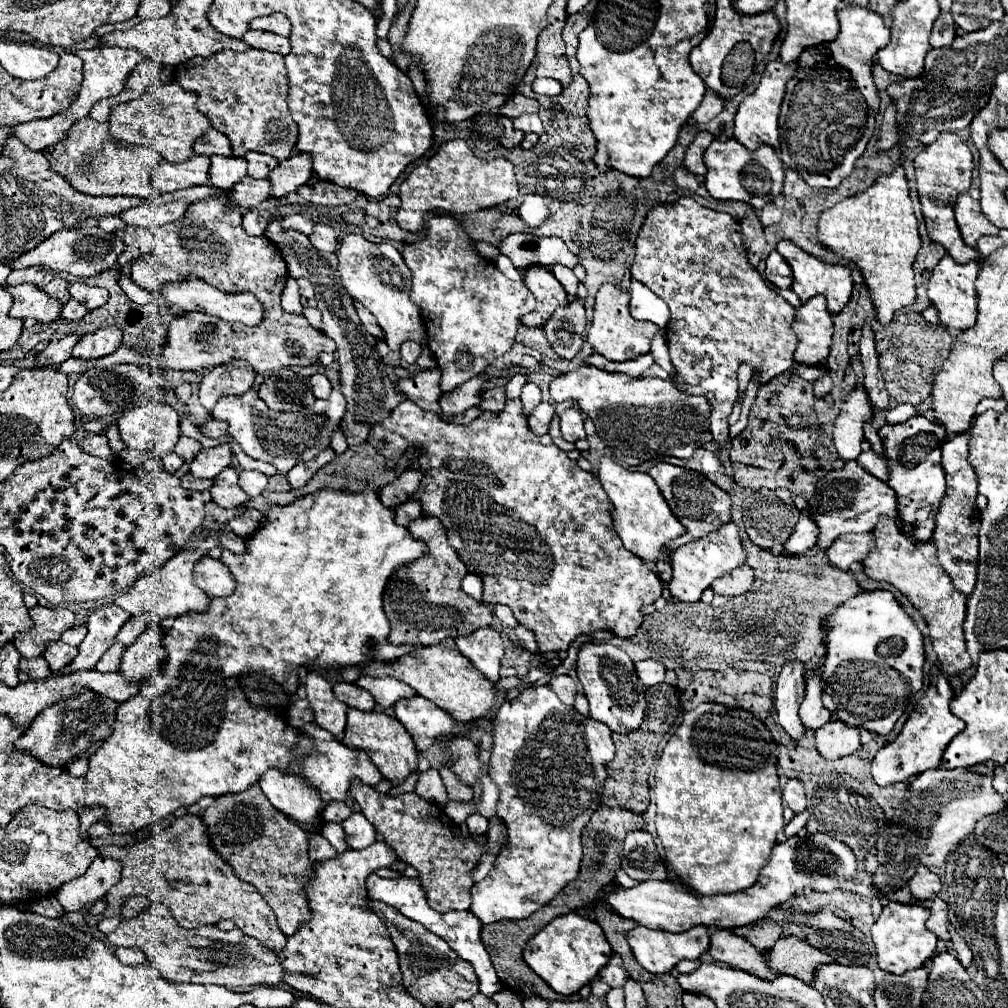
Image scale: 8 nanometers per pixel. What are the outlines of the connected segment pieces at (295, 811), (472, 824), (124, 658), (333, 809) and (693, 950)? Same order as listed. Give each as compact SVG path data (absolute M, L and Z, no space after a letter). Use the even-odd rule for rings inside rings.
M273 768L261 776L259 786L279 812L297 820L303 828L313 828L313 820L323 810L323 802L315 788L297 776Z
M471 814L469 818L467 818L467 826L469 826L469 832L473 834L473 836L483 836L483 834L487 834L487 818L483 818L483 816L479 816L479 814Z
M149 626L137 638L137 642L127 646L127 650L121 654L119 674L123 674L123 678L129 682L147 680L163 668L163 660L163 630L159 626Z
M342 801L331 802L323 810L327 822L343 822L352 814L352 810Z
M635 926L631 932L627 932L627 942L629 942L637 962L647 972L665 974L665 972L671 972L677 966L677 962L681 962L681 960L699 960L699 956L709 950L709 930L703 926L695 926L687 932L671 934L671 932L663 932L663 930Z

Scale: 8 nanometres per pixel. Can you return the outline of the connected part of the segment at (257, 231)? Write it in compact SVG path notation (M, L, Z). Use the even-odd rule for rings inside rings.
M247 210L243 212L243 230L251 236L261 236L267 230L269 220L259 216L255 210Z

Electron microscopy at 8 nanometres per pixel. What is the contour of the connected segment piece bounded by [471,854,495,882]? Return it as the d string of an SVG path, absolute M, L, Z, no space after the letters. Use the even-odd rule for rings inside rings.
M485 854L483 856L483 860L477 864L477 868L473 870L473 880L475 882L481 882L489 872L491 872L491 868L493 868L493 862L495 862L495 856L493 854Z

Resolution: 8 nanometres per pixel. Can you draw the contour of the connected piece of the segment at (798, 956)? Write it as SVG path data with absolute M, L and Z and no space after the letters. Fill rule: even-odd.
M785 936L779 938L769 952L769 964L775 972L781 974L791 974L799 976L799 980L811 984L813 980L813 970L819 964L829 964L831 956L825 952L813 948L807 944L807 940L795 938L795 936Z

